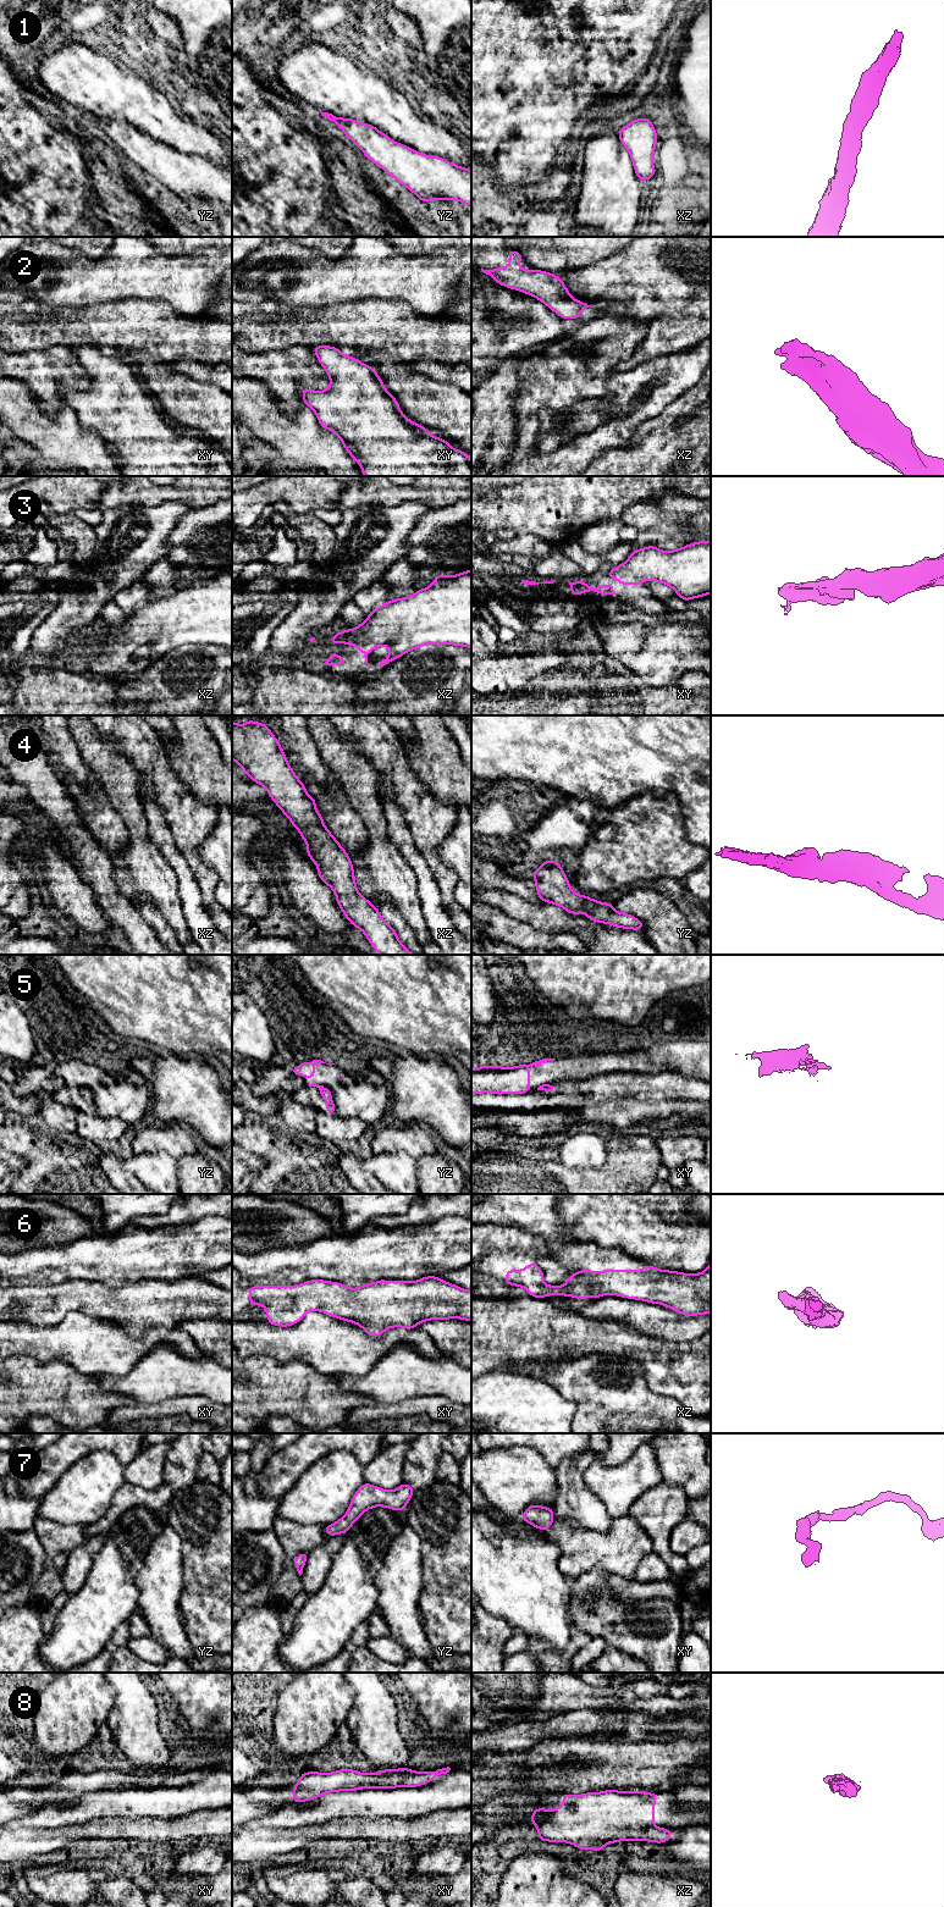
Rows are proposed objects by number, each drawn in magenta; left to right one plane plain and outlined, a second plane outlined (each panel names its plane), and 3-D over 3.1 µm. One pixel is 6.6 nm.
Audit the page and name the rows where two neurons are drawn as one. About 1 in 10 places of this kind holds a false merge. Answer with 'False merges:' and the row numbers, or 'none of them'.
False merges: 5

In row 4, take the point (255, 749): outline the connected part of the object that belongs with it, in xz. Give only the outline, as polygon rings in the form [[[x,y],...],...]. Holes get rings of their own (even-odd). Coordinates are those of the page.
[[[247,719],[244,725],[239,725],[232,720],[232,759],[254,783],[266,789],[282,814],[299,830],[320,880],[333,890],[338,907],[349,923],[364,933],[372,949],[380,955],[413,955],[399,941],[397,930],[382,918],[377,907],[359,894],[349,855],[324,824],[322,816],[316,811],[315,798],[308,795],[305,785],[294,774],[285,751],[265,723]]]

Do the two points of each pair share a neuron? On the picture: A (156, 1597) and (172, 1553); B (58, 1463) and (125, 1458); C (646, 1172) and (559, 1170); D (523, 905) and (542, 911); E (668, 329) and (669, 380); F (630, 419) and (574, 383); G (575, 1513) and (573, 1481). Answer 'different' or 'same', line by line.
A: same
B: same
C: same
D: same
E: different
F: same
G: same

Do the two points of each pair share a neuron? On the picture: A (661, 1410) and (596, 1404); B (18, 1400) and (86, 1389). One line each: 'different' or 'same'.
A: same
B: same

